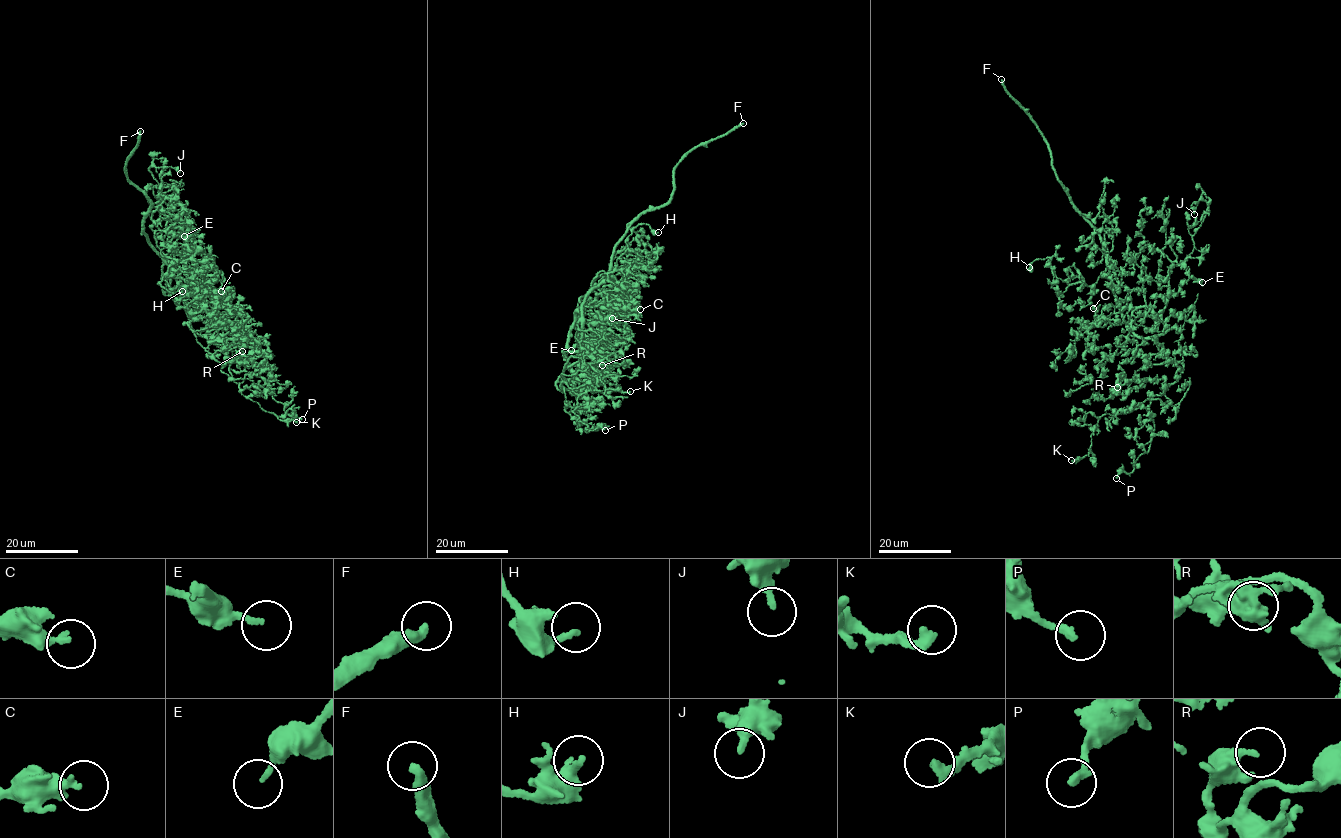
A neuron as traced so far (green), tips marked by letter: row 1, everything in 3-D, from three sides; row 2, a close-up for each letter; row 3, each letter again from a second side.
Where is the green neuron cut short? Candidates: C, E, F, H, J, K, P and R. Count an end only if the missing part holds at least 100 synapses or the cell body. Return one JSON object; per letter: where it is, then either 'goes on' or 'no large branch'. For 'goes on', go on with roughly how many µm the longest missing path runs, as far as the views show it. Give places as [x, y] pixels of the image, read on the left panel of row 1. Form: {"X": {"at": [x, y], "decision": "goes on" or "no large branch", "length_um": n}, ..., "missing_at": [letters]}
{"C": {"at": [221, 291], "decision": "no large branch"}, "E": {"at": [184, 236], "decision": "no large branch"}, "F": {"at": [140, 131], "decision": "goes on", "length_um": 150}, "H": {"at": [182, 291], "decision": "no large branch"}, "J": {"at": [180, 173], "decision": "no large branch"}, "K": {"at": [296, 422], "decision": "no large branch"}, "P": {"at": [302, 419], "decision": "no large branch"}, "R": {"at": [242, 351], "decision": "no large branch"}, "missing_at": ["F"]}

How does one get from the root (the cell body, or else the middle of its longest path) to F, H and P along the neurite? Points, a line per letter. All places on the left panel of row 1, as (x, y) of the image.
F: (175, 300), (168, 263), (143, 232), (150, 200), (126, 172), (140, 131)
H: (175, 300), (165, 261), (161, 278), (174, 289), (170, 297), (165, 294), (159, 283), (175, 294), (182, 291)
P: (175, 300), (195, 310), (212, 304), (208, 315), (222, 329), (224, 352), (253, 366), (285, 411), (302, 419)

